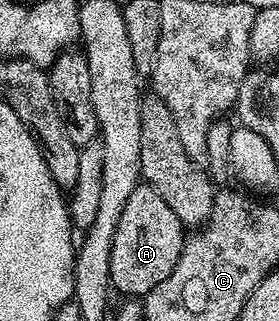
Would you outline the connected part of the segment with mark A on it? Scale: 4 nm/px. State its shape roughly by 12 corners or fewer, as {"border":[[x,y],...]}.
{"border":[[140,183],[110,250],[111,287],[144,297],[178,266],[185,225]]}

